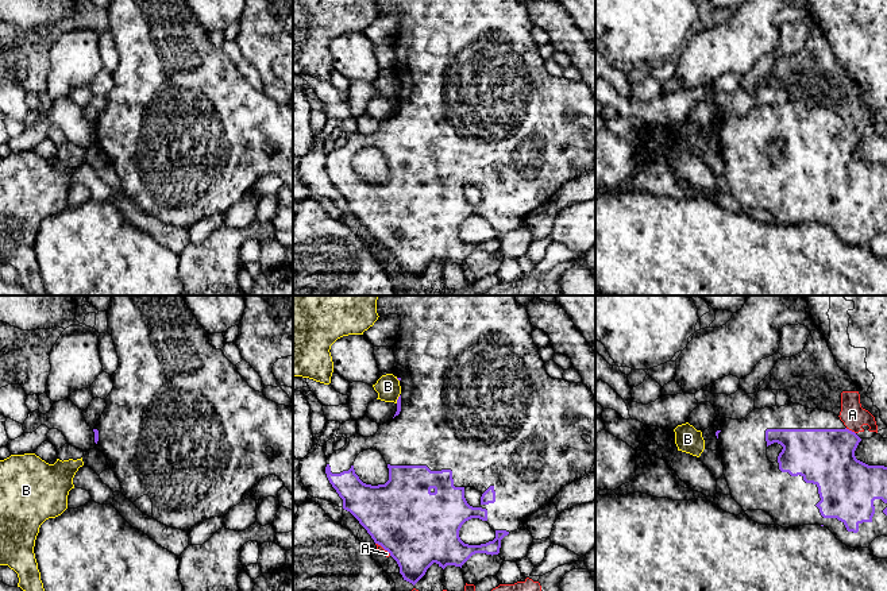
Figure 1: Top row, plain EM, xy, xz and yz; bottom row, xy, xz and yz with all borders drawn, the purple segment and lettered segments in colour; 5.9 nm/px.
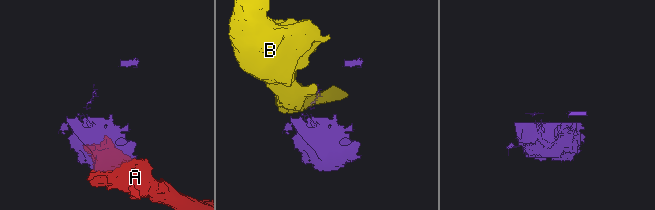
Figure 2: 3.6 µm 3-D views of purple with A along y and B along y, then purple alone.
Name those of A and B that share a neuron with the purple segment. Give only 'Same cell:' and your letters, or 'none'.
Same cell: none

